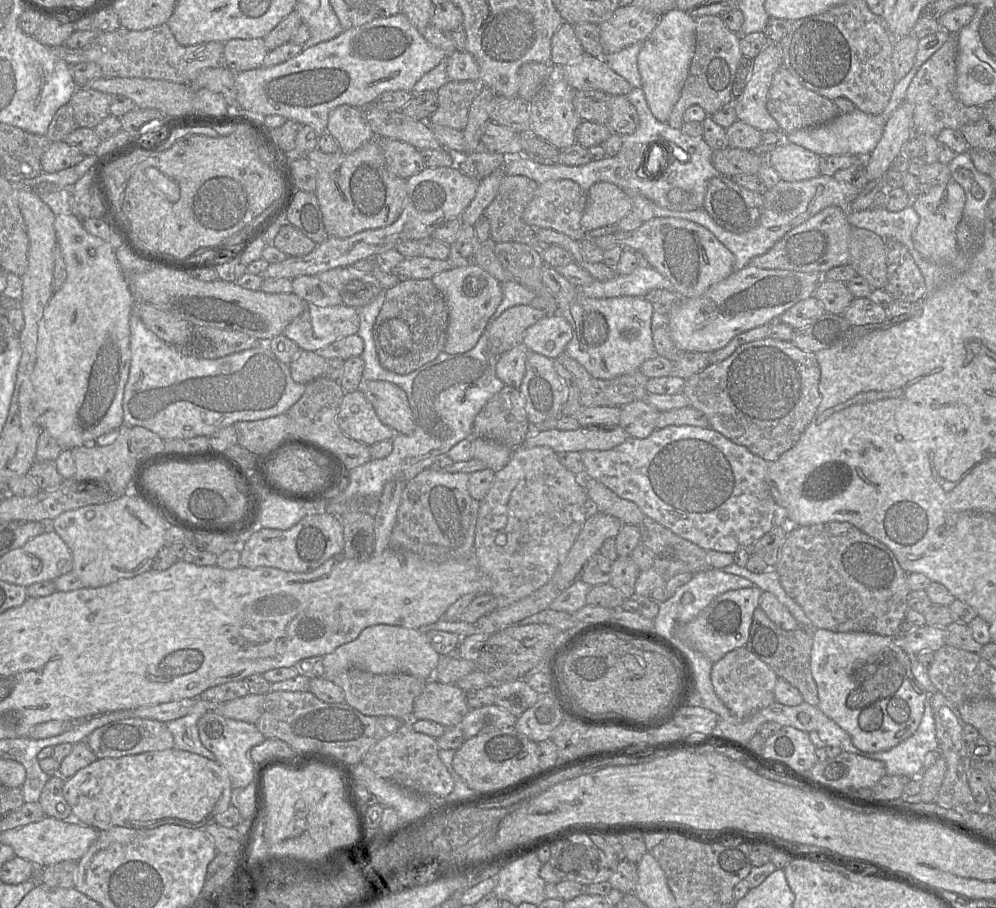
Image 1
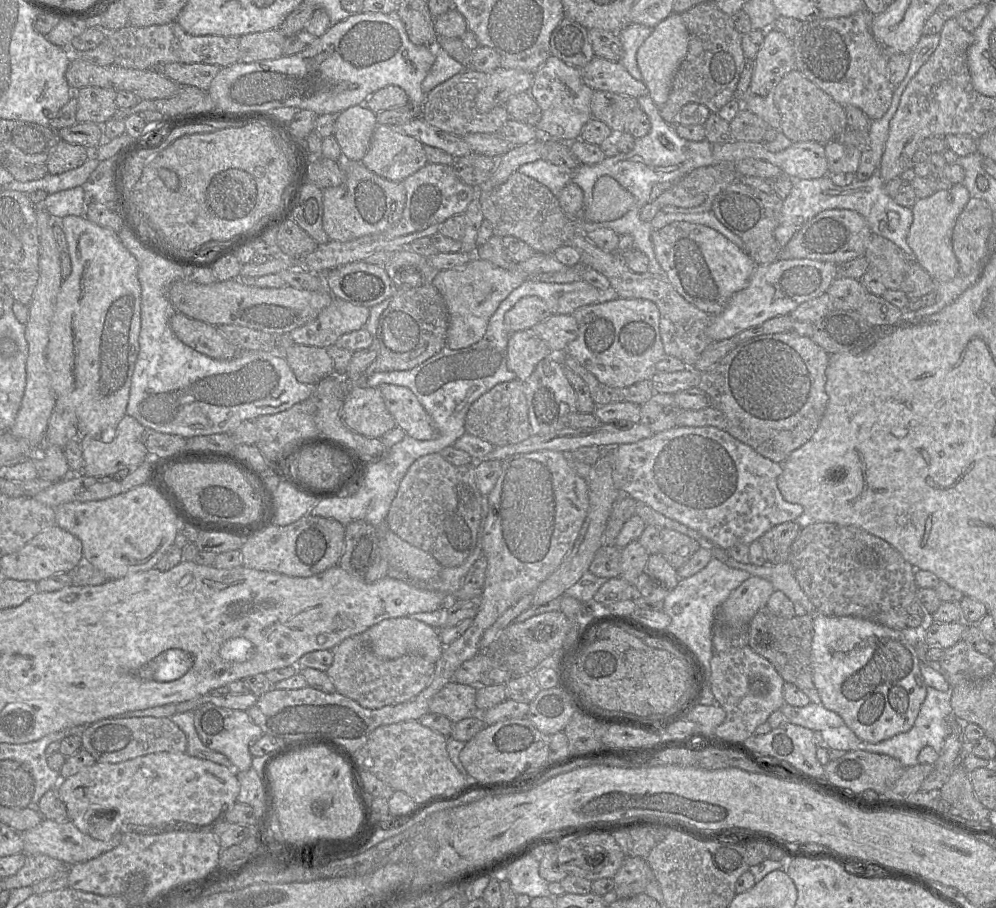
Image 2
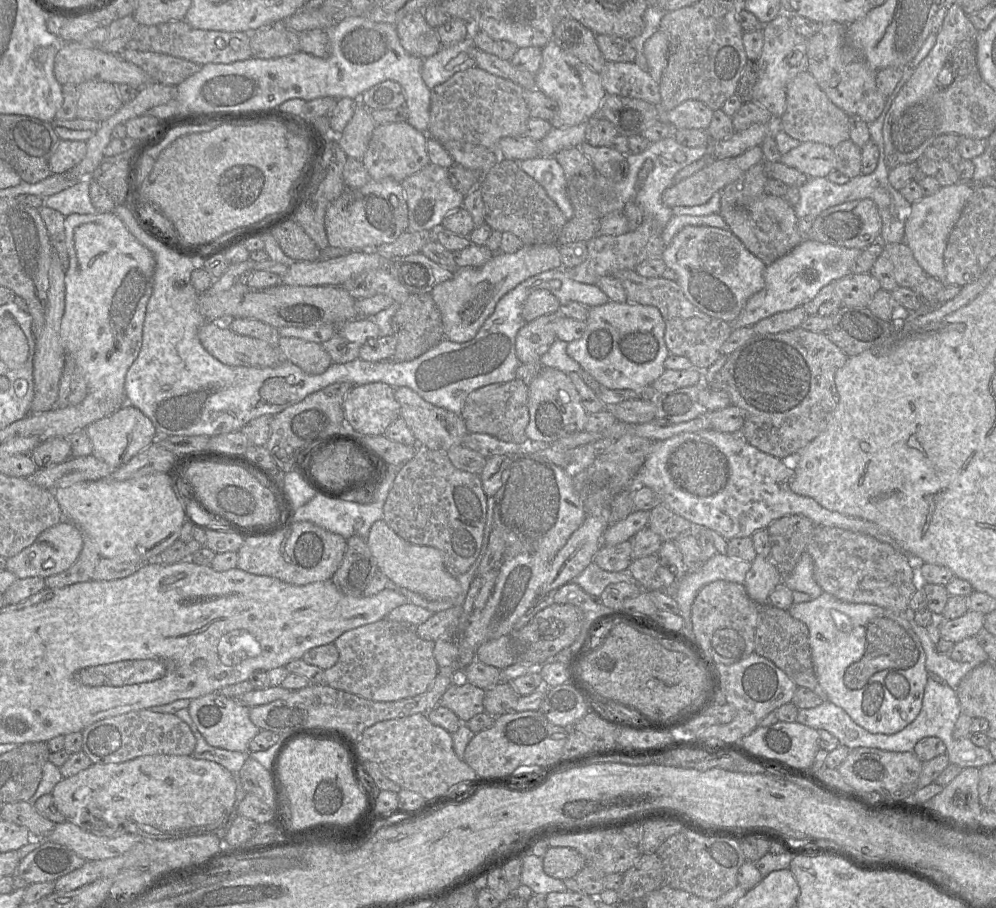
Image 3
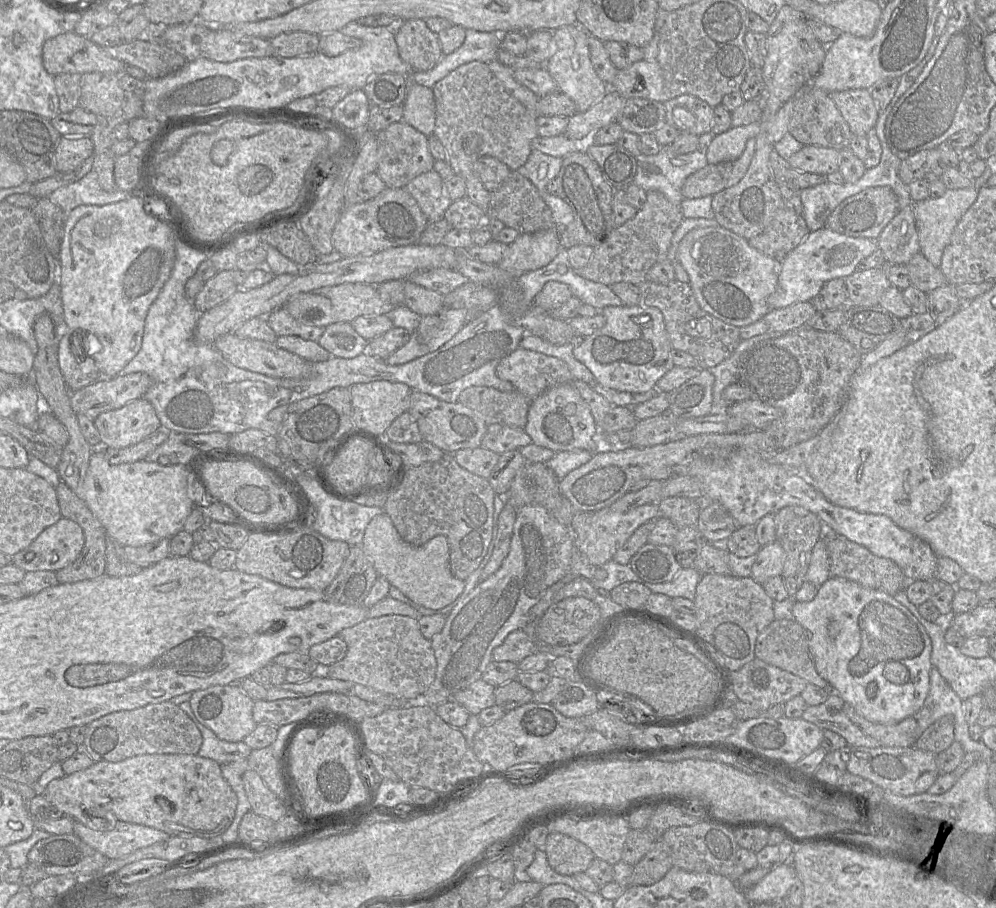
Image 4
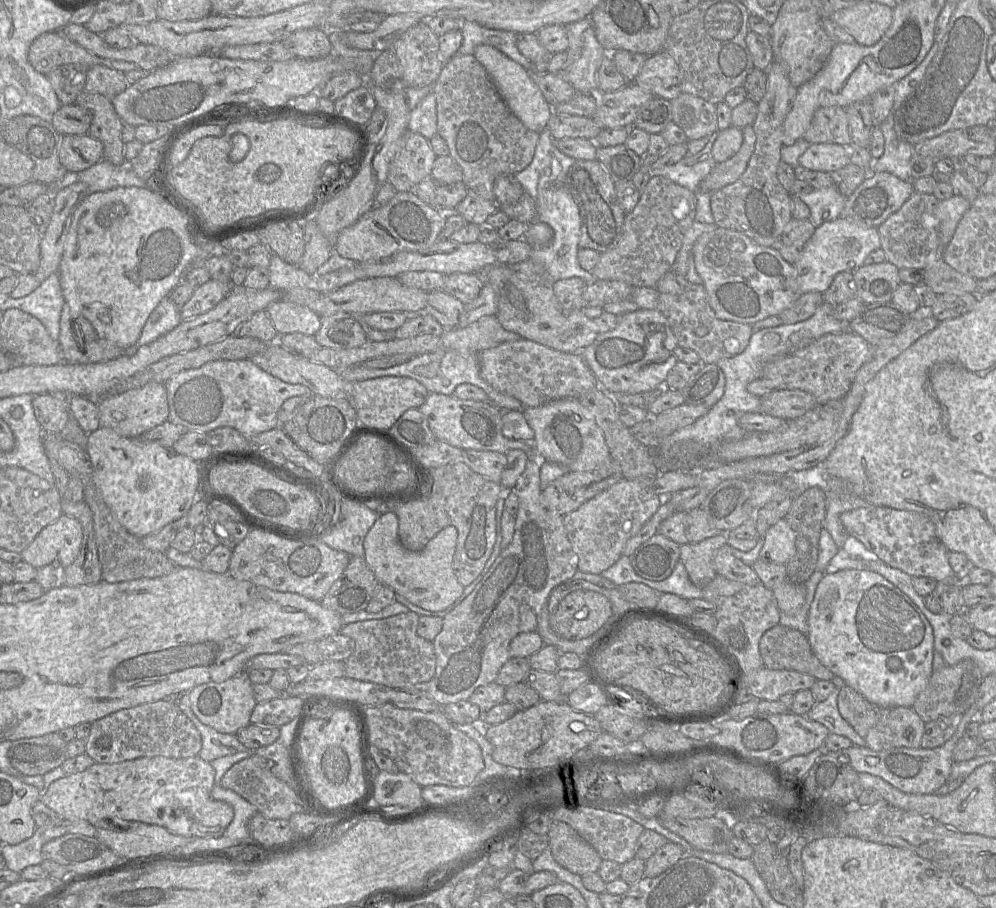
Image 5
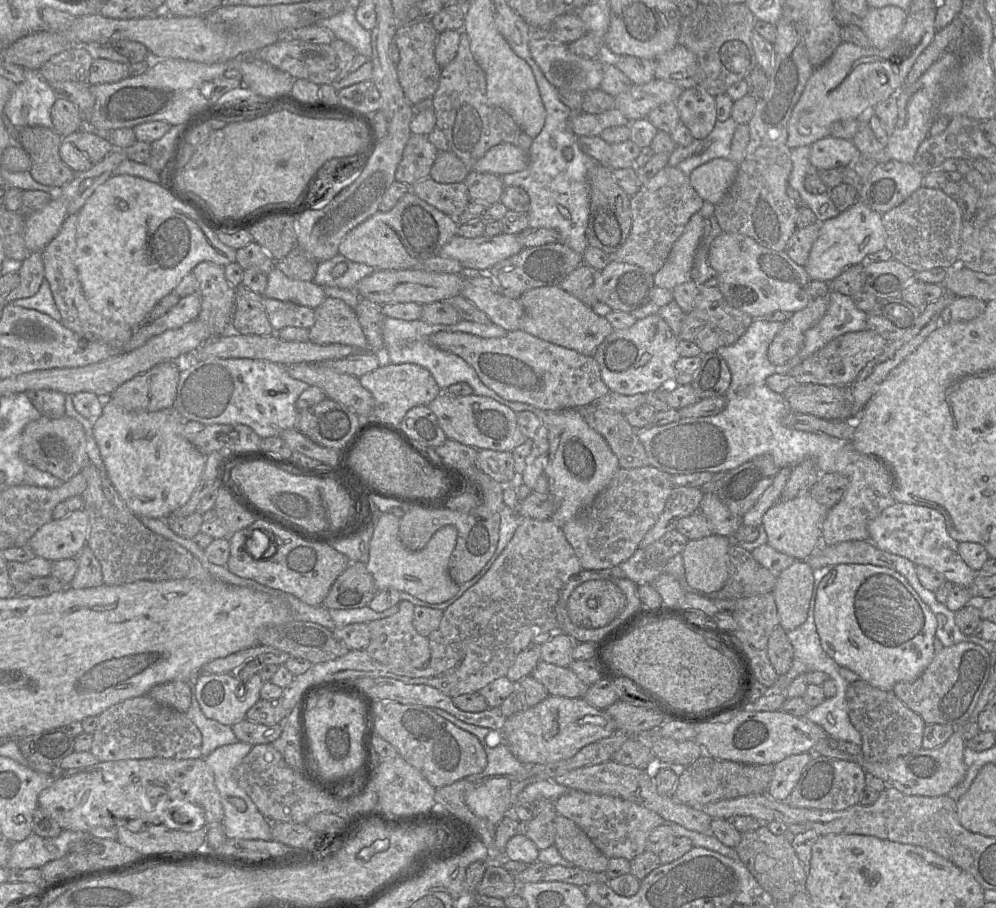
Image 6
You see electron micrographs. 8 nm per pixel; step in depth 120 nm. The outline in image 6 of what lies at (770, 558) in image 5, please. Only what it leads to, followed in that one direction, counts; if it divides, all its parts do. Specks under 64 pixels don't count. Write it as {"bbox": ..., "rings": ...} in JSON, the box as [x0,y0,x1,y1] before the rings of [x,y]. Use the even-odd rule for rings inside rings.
{"bbox":[762,493,829,560],"rings":[[[809,493],[790,500],[778,500],[762,517],[767,544],[778,552],[797,560],[807,560],[822,542],[822,524],[829,509],[817,502]]]}

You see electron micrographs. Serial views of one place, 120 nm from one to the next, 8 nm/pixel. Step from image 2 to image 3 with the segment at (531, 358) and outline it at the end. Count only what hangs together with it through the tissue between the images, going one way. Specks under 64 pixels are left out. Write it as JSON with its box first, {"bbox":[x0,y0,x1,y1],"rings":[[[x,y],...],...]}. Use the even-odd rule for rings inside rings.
{"bbox":[515,312,562,364],"rings":[[[559,312],[541,316],[526,324],[518,331],[515,341],[516,355],[521,364],[540,362],[541,356],[548,351],[552,343],[556,340],[554,331],[554,321],[562,315]]]}

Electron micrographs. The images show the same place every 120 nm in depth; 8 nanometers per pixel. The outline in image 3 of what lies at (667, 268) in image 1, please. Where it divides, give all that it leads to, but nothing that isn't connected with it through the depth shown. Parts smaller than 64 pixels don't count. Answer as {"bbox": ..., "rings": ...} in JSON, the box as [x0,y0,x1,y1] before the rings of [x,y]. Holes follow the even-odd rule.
{"bbox":[661,226,767,323],"rings":[[[685,226],[664,248],[661,258],[667,268],[676,273],[676,282],[693,305],[706,315],[727,323],[734,321],[748,299],[762,290],[765,285],[763,273],[767,266],[754,256],[730,230],[711,226]]]}

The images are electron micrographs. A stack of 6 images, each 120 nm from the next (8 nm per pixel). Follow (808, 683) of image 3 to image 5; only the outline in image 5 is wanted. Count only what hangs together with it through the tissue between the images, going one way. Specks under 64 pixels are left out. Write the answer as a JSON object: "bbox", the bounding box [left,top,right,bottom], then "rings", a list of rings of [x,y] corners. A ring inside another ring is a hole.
{"bbox":[759,624,834,681],"rings":[[[780,624],[763,634],[759,652],[769,669],[797,671],[816,680],[832,681],[834,677],[813,653],[807,635]]]}

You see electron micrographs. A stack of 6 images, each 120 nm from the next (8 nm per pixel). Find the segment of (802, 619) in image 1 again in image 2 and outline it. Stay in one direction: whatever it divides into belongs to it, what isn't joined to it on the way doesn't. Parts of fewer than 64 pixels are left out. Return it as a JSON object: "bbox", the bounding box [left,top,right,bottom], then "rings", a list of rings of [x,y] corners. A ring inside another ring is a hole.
{"bbox":[725,557,816,615],"rings":[[[729,557],[725,562],[731,568],[749,572],[751,576],[758,576],[772,583],[775,590],[783,592],[793,603],[800,603],[804,606],[809,615],[815,615],[816,610],[801,589],[795,578],[794,570],[790,563],[754,565],[741,563]]]}

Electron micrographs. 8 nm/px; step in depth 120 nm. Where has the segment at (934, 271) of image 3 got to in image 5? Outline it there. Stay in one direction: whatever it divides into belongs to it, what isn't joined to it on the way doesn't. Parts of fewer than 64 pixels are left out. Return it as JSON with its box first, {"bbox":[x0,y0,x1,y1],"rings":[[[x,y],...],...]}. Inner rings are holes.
{"bbox":[935,195,970,247],"rings":[[[957,195],[938,202],[935,216],[939,222],[938,235],[943,246],[946,247],[949,244],[959,221],[970,206],[970,201]]]}

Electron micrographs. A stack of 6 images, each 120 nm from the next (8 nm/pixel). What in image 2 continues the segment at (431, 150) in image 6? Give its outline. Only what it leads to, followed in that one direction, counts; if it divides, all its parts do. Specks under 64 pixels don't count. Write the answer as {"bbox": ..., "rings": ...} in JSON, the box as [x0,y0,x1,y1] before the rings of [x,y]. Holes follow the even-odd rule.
{"bbox":[361,125,428,182],"rings":[[[378,125],[361,162],[370,171],[394,182],[403,182],[428,164],[423,144],[389,125]]]}

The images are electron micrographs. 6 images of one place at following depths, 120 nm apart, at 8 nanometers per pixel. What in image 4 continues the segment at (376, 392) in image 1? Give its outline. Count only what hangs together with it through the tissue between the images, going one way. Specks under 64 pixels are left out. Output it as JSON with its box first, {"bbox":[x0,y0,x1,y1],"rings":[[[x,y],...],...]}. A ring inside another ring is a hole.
{"bbox":[408,390,488,453],"rings":[[[418,390],[411,392],[408,411],[415,419],[423,440],[432,443],[445,453],[454,453],[464,448],[480,447],[488,428],[488,425],[477,412],[461,402],[447,402]]]}

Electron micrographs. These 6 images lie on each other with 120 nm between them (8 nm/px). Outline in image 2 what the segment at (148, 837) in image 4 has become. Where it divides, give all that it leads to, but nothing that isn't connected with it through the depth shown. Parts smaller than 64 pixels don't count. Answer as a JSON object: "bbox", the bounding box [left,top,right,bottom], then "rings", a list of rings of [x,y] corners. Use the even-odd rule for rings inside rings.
{"bbox":[21,819,123,865],"rings":[[[43,819],[42,822],[21,833],[26,855],[44,854],[64,862],[66,865],[82,863],[94,859],[101,854],[115,848],[121,842],[123,834],[116,834],[109,841],[94,839],[87,834],[83,834],[70,821],[55,822]]]}

